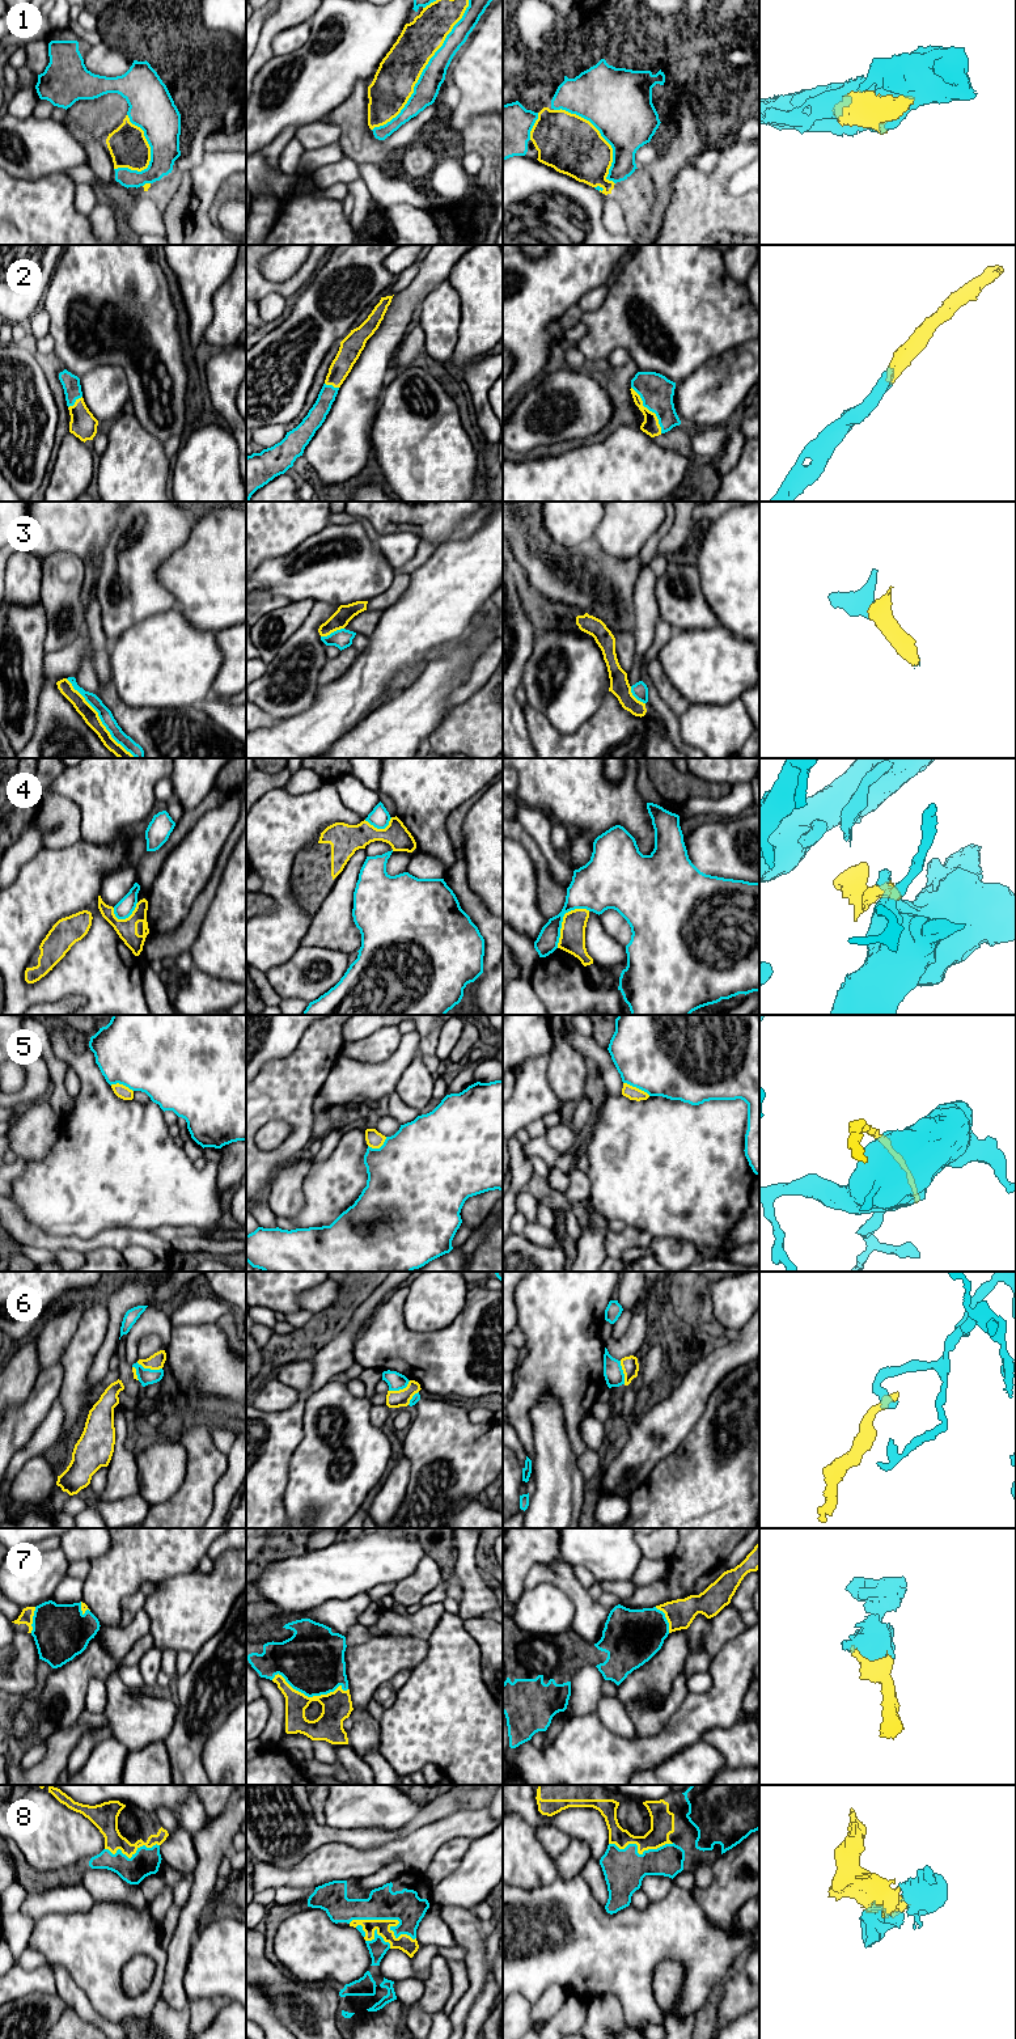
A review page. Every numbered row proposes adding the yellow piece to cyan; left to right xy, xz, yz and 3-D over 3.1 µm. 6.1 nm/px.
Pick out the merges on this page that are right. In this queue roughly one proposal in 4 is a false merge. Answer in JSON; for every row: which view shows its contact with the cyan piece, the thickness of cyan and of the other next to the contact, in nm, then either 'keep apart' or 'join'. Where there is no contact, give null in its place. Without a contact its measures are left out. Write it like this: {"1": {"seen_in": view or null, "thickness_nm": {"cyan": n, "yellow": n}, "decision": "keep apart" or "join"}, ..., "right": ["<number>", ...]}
{"1": {"seen_in": "xz", "thickness_nm": {"cyan": 150, "yellow": 260}, "decision": "join"}, "2": {"seen_in": "yz", "thickness_nm": {"cyan": 200, "yellow": 100}, "decision": "join"}, "3": {"seen_in": "xy", "thickness_nm": {"cyan": 80, "yellow": 90}, "decision": "keep apart"}, "4": {"seen_in": "yz", "thickness_nm": {"cyan": 240, "yellow": 160}, "decision": "keep apart"}, "5": {"seen_in": "yz", "thickness_nm": {"cyan": 500, "yellow": 80}, "decision": "keep apart"}, "6": {"seen_in": "xy", "thickness_nm": {"cyan": 100, "yellow": 100}, "decision": "keep apart"}, "7": {"seen_in": "xz", "thickness_nm": {"cyan": 400, "yellow": 180}, "decision": "join"}, "8": {"seen_in": "xz", "thickness_nm": {"cyan": 200, "yellow": 100}, "decision": "join"}, "right": ["1", "2", "7", "8"]}

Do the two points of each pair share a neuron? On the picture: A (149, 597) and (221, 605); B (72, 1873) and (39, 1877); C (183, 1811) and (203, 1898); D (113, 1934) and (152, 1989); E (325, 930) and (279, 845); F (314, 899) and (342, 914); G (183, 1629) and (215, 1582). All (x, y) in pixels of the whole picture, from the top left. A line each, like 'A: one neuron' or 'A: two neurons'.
A: two neurons
B: one neuron
C: two neurons
D: one neuron
E: two neurons
F: two neurons
G: one neuron

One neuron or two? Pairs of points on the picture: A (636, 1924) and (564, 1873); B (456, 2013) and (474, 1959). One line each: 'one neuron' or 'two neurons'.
A: two neurons
B: one neuron

